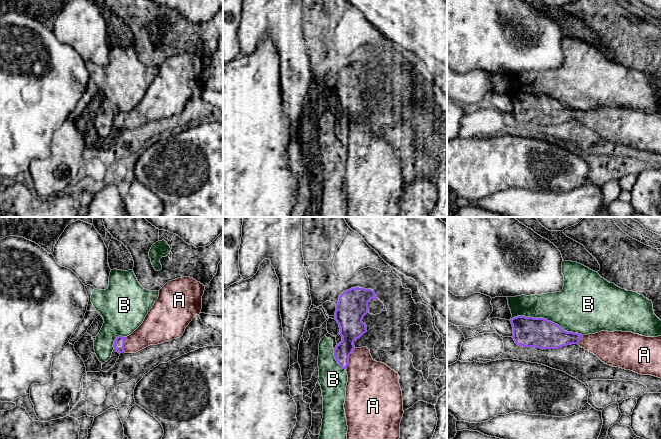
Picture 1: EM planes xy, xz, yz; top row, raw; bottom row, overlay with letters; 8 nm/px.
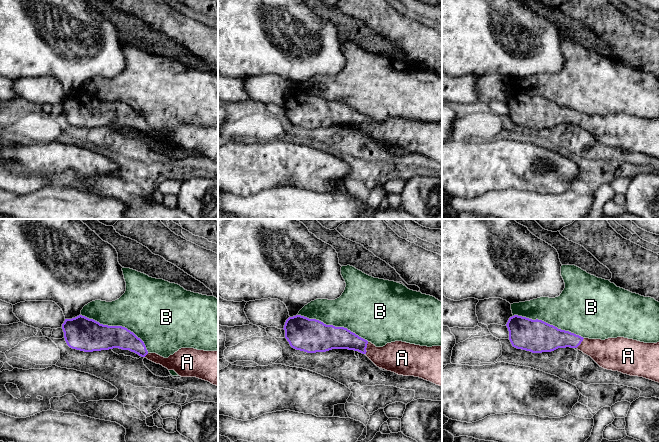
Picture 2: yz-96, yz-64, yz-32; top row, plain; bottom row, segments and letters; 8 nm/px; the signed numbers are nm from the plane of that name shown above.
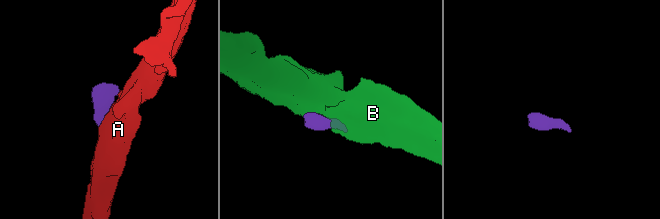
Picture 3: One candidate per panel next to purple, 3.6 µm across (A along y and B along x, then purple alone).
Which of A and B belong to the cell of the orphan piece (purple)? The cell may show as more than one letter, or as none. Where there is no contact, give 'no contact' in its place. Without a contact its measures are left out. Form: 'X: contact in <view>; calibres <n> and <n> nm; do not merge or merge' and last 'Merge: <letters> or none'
A: contact in xz; calibres 190 and 360 nm; merge
B: contact in yz; calibres 240 and 380 nm; do not merge
Merge: A

